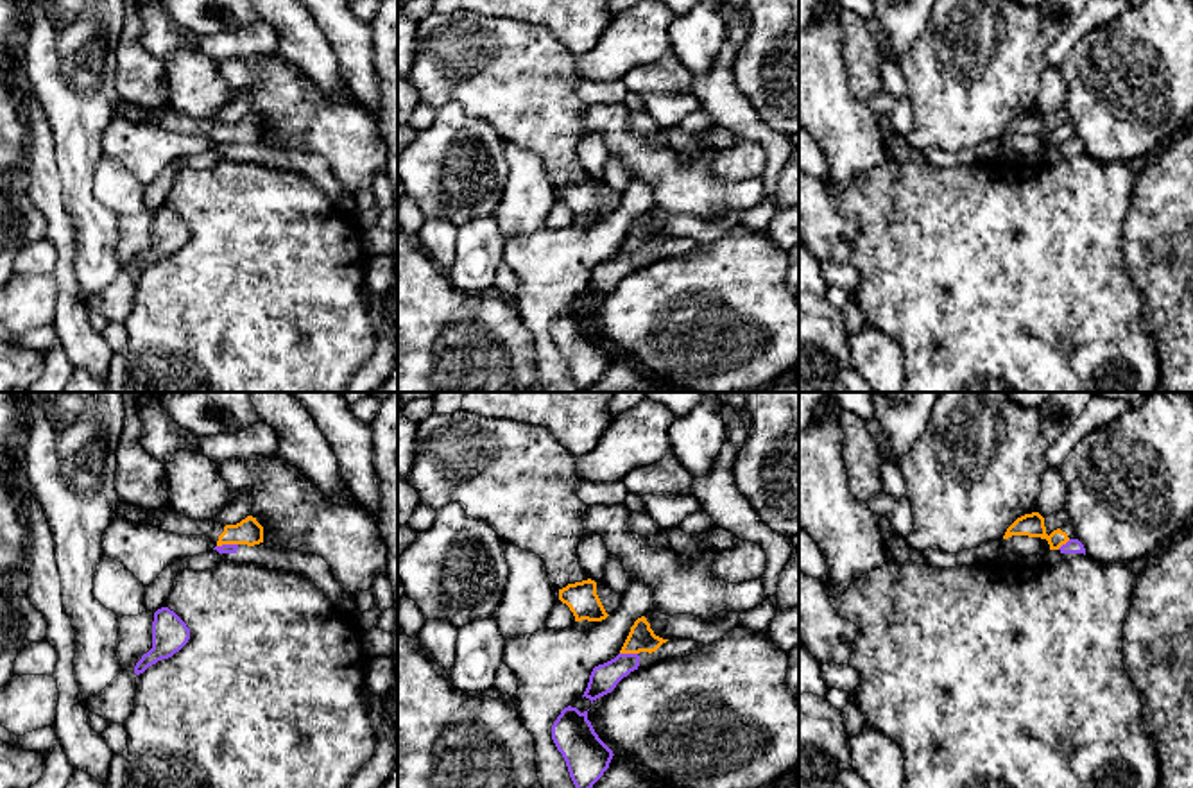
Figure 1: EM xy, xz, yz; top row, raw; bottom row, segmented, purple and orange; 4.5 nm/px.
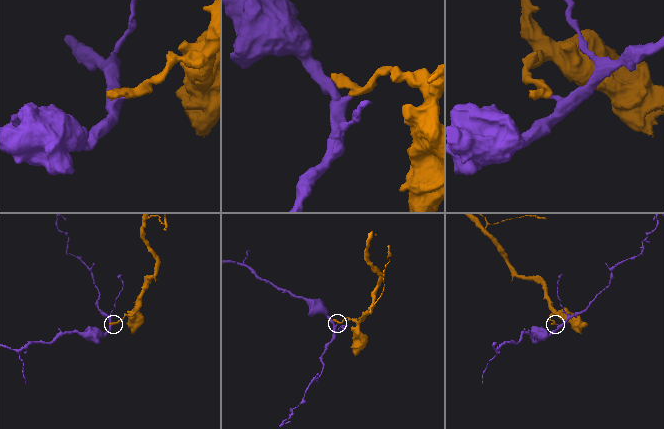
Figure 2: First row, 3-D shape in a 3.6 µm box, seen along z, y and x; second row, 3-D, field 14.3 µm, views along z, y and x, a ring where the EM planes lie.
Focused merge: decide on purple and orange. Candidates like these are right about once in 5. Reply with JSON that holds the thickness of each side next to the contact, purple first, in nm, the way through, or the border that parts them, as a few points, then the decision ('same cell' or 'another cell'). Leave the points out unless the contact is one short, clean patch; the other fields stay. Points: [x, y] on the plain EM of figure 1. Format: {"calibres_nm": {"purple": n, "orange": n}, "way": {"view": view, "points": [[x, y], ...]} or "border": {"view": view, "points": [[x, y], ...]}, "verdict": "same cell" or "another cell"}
{"calibres_nm": {"purple": 130, "orange": 120}, "border": {"view": "xz", "points": [[620, 251], [636, 253]]}, "verdict": "another cell"}

